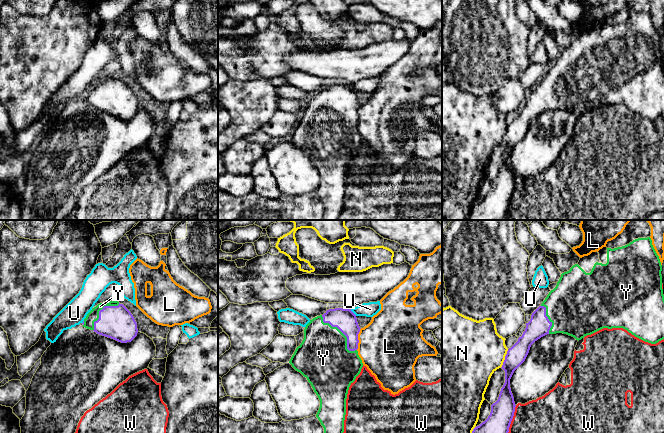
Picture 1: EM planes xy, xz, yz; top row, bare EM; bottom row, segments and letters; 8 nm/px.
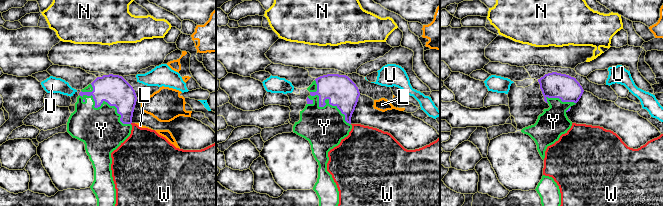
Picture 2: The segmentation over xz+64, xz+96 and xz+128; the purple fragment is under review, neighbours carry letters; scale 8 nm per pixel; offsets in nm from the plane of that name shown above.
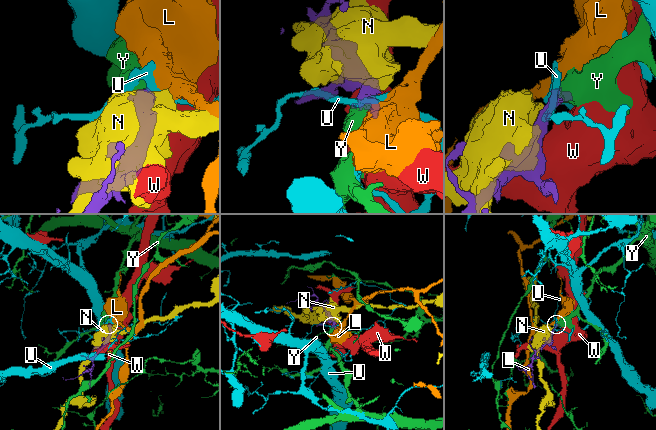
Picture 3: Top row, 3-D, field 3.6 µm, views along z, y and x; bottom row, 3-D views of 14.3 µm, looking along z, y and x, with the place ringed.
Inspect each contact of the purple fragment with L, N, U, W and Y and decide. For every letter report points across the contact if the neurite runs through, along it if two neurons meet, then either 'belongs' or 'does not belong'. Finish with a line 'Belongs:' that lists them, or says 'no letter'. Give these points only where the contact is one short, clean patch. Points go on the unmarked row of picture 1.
L: along xz (361, 104), (358, 110), (358, 123), (356, 125) | does not belong
N: does not belong
U: along xz (350, 85), (356, 91) | does not belong
W: does not belong
Y: belongs
Belongs: Y

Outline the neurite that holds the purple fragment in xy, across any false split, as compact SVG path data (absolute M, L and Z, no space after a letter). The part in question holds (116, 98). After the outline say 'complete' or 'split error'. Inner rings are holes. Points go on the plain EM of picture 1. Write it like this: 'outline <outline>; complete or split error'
outline M118 77L98 80L87 90L82 100L99 111L121 119L131 118L138 109L133 91Z; split error

